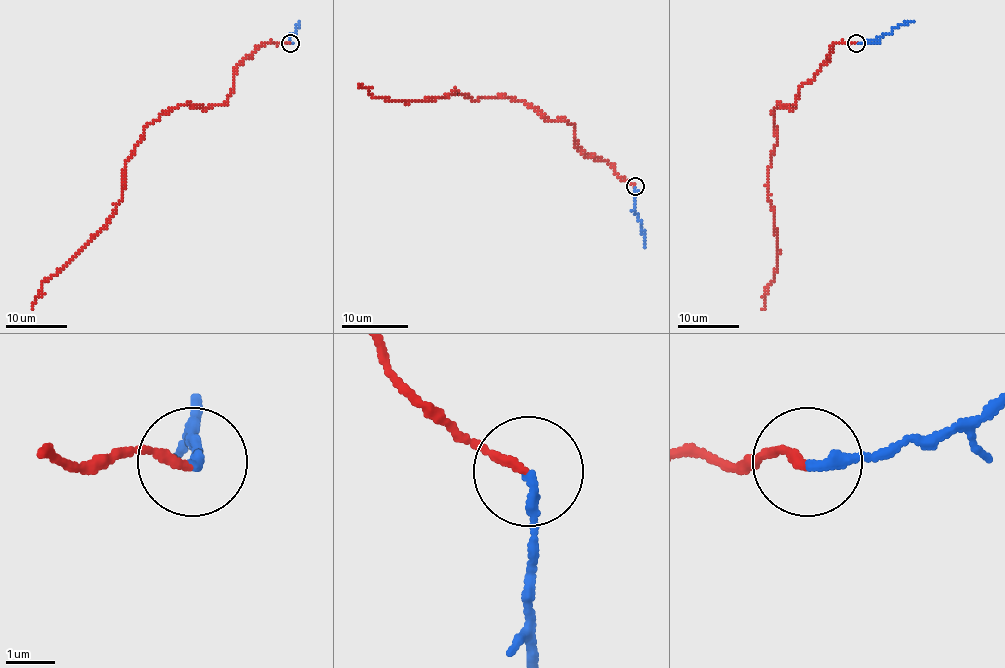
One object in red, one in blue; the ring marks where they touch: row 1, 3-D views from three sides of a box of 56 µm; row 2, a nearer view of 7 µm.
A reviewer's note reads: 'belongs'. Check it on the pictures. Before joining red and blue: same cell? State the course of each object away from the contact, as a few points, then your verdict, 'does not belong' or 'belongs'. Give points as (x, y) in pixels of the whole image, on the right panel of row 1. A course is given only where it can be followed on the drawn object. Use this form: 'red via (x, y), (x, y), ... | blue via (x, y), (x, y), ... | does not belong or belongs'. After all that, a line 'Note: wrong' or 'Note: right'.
red via (857, 44), (834, 45), (801, 87), (796, 106), (773, 110), (776, 140), (767, 178), (778, 270), (762, 310) | blue via (857, 44), (879, 39), (896, 27), (913, 22) | belongs
Note: right

